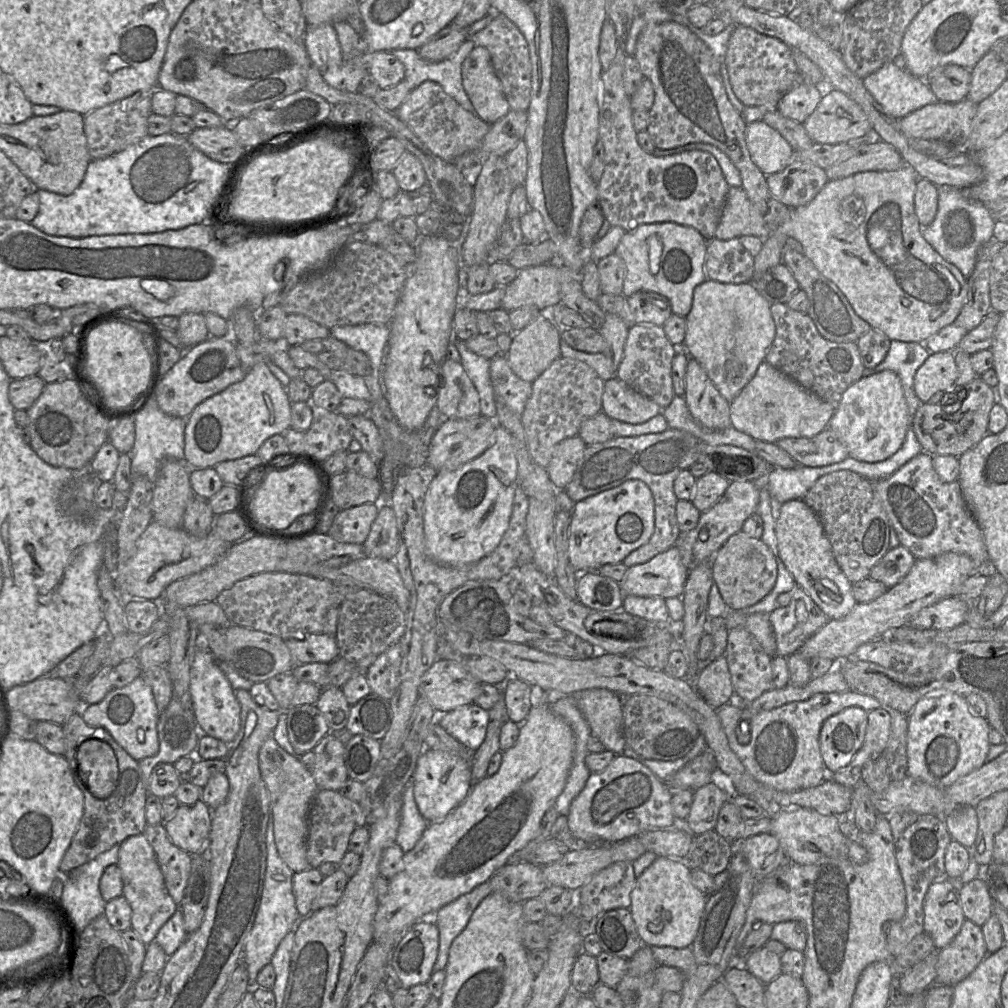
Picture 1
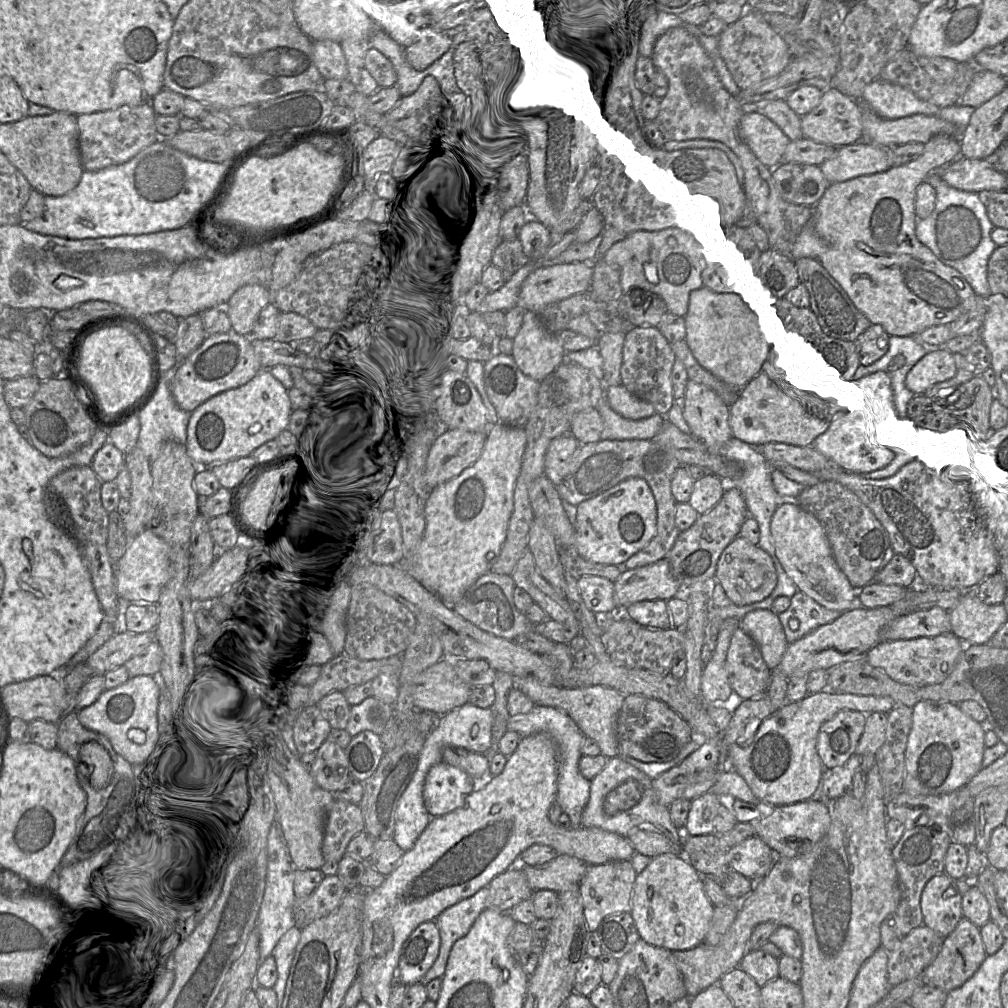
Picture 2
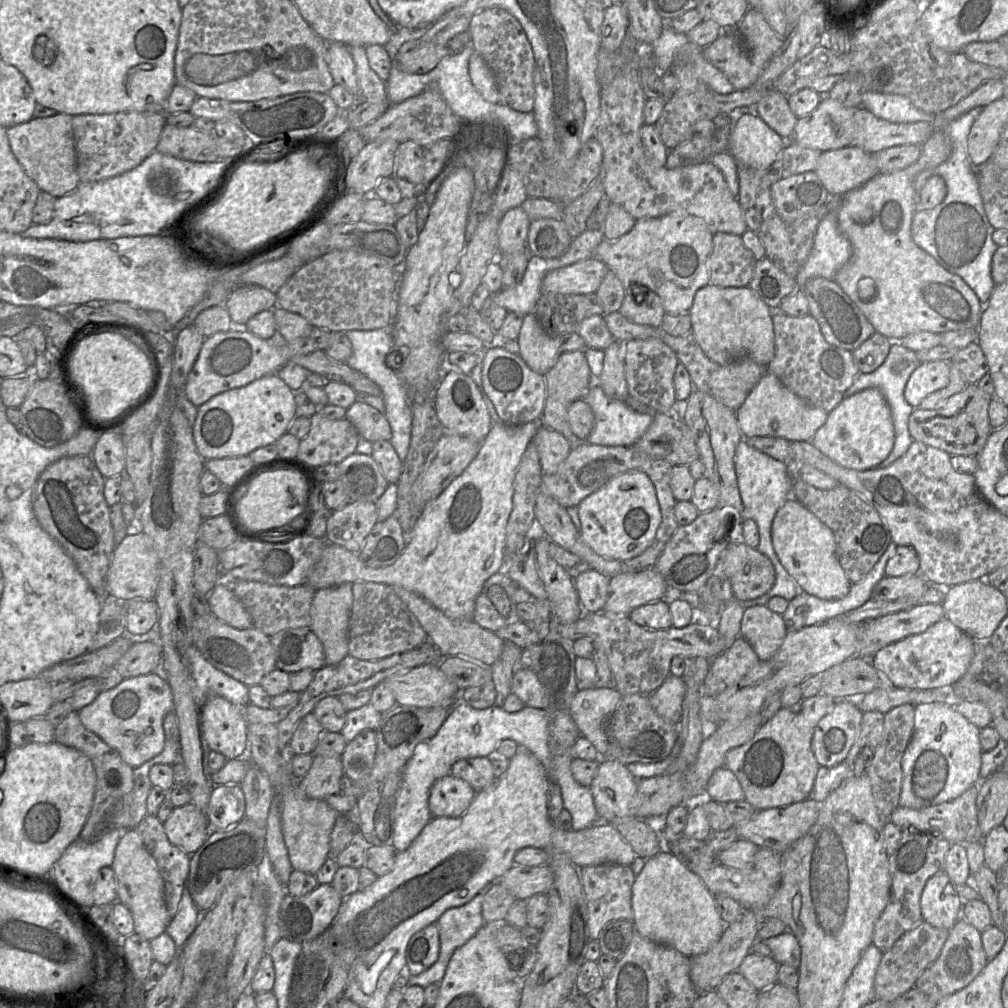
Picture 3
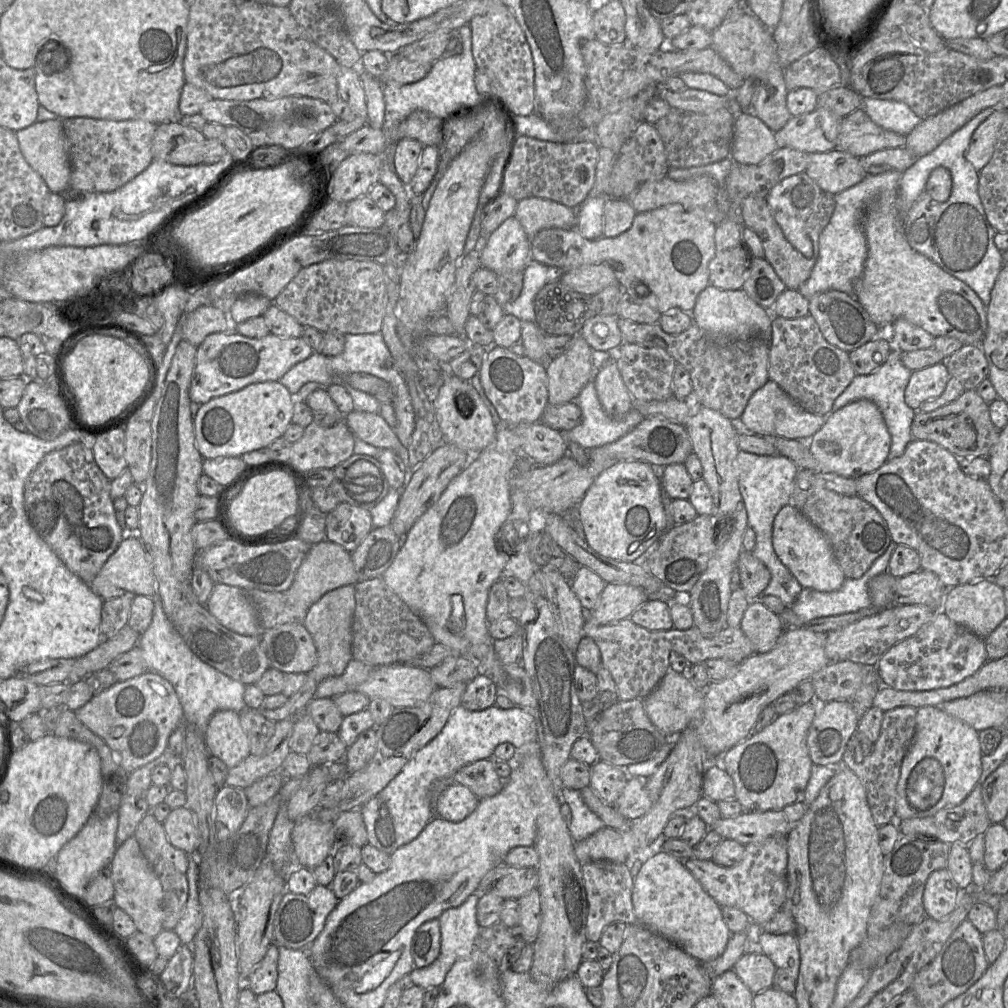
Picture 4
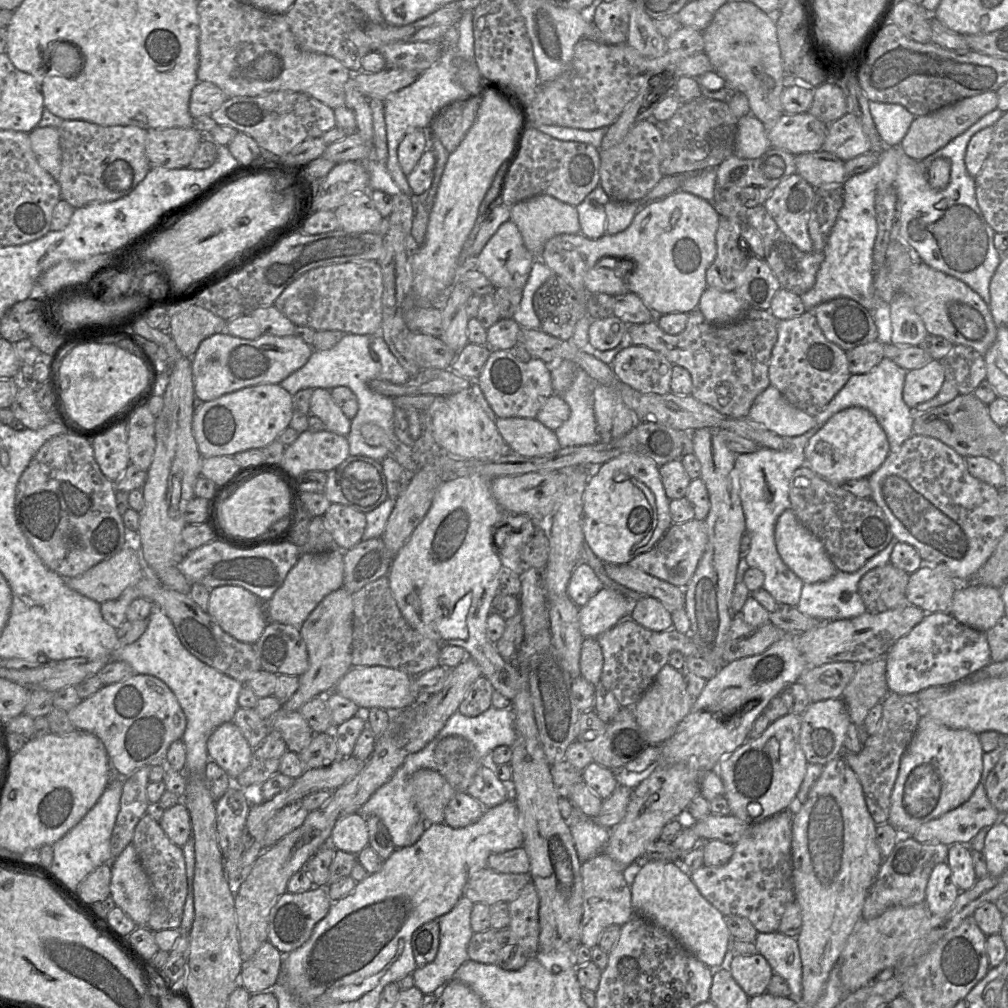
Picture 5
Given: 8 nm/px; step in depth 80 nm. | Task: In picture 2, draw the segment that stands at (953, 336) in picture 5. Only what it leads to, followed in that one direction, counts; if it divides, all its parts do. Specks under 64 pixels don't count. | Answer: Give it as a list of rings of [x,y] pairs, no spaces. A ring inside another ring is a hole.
[[[946,134],[936,135],[925,143],[923,153],[914,161],[893,165],[882,172],[828,184],[813,207],[815,231],[826,243],[826,251],[818,257],[818,261],[871,325],[881,327],[889,337],[917,336],[927,328],[948,325],[972,306],[976,294],[966,278],[941,262],[915,234],[918,221],[915,213],[917,187],[931,173],[959,157],[963,156],[956,138]]]

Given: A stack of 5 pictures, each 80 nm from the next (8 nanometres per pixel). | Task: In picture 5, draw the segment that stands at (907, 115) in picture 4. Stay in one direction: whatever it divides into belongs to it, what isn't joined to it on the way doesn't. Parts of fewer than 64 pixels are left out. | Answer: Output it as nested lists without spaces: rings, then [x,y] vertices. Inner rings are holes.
[[[869,101],[869,110],[880,137],[889,146],[899,146],[916,118],[900,104]]]

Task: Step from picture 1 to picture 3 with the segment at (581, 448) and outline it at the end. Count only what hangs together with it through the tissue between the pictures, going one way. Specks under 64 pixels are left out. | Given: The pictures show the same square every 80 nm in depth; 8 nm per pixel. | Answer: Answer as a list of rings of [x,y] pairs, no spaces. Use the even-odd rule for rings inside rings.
[[[544,425],[538,428],[533,442],[539,455],[543,474],[554,474],[571,452],[567,439],[561,433]]]

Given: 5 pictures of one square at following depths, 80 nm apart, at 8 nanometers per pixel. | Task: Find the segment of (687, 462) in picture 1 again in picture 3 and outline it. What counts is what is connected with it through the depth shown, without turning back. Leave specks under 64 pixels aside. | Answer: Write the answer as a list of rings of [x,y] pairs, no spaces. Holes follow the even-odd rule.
[[[583,442],[576,449],[571,450],[568,457],[559,465],[554,474],[543,474],[539,491],[552,497],[561,506],[567,508],[578,506],[584,498],[603,487],[613,477],[621,473],[630,470],[639,470],[646,473],[656,490],[657,501],[661,511],[661,523],[652,544],[640,555],[623,562],[626,570],[637,571],[654,566],[667,542],[679,526],[675,518],[675,505],[677,501],[670,488],[672,467],[673,465],[669,462],[652,458],[636,449],[634,445],[602,446]]]

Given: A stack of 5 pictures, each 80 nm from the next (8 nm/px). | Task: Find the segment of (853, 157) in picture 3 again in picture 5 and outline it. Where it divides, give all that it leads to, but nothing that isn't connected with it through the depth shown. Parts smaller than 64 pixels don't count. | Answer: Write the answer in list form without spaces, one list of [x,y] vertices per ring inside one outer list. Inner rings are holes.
[[[825,150],[795,155],[796,173],[814,188],[844,184],[848,179],[844,162]]]

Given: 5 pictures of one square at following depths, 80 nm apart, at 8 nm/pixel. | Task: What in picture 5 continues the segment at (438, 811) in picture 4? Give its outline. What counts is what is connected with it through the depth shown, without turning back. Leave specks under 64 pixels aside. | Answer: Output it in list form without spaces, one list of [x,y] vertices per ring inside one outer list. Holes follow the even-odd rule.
[[[455,792],[444,811],[444,823],[462,828],[478,821],[486,808],[467,792]]]

